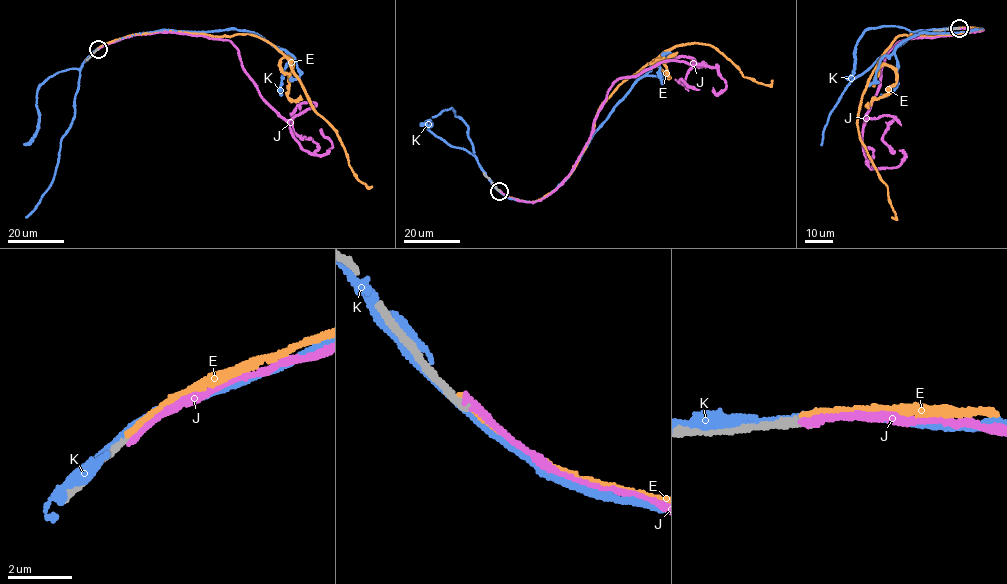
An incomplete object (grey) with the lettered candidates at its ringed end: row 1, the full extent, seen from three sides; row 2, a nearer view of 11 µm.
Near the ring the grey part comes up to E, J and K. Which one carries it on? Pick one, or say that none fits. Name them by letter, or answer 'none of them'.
none of them

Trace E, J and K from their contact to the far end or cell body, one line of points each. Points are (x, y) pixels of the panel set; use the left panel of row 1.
E: (97, 49), (126, 36), (167, 30), (260, 37), (288, 59), (312, 108), (335, 131), (354, 175), (372, 186)
J: (97, 49), (154, 33), (228, 40), (281, 116), (315, 104), (302, 103), (293, 115), (293, 131), (306, 137)
K: (95, 51), (128, 36), (167, 30), (250, 31), (286, 52), (288, 63), (280, 86), (281, 93)

